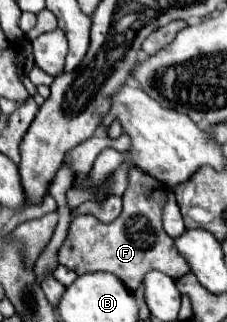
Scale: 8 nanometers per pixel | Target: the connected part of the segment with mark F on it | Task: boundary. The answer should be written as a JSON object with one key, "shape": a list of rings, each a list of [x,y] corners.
{"shape":[[[126,163],[130,167],[128,187],[122,195],[122,213],[112,223],[102,223],[90,213],[78,215],[70,223],[70,231],[58,259],[78,275],[94,271],[114,273],[130,291],[134,291],[148,271],[159,270],[178,279],[190,271],[190,265],[182,261],[182,255],[174,249],[174,239],[162,227],[162,213],[170,189],[162,185],[162,181],[154,181],[150,173],[142,173],[134,163]]]}

